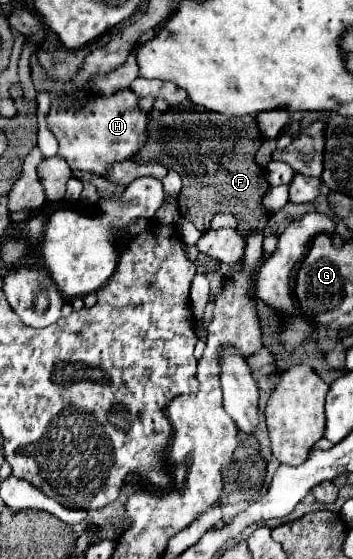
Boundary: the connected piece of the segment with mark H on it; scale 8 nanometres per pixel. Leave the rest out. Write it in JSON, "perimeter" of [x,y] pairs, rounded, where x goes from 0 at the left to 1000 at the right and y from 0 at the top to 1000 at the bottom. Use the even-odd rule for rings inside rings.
{"perimeter":[[[331,161],[314,172],[263,172],[241,186],[218,175],[167,175],[139,193],[133,225],[167,254],[167,279],[190,286],[201,304],[263,308],[303,315],[303,301],[326,290],[371,286],[416,254],[416,224],[428,215],[416,204],[394,204],[394,172],[371,161]],[[229,204],[229,208],[212,208]],[[258,268],[258,272],[246,272]],[[320,268],[320,272],[297,272]]]}

